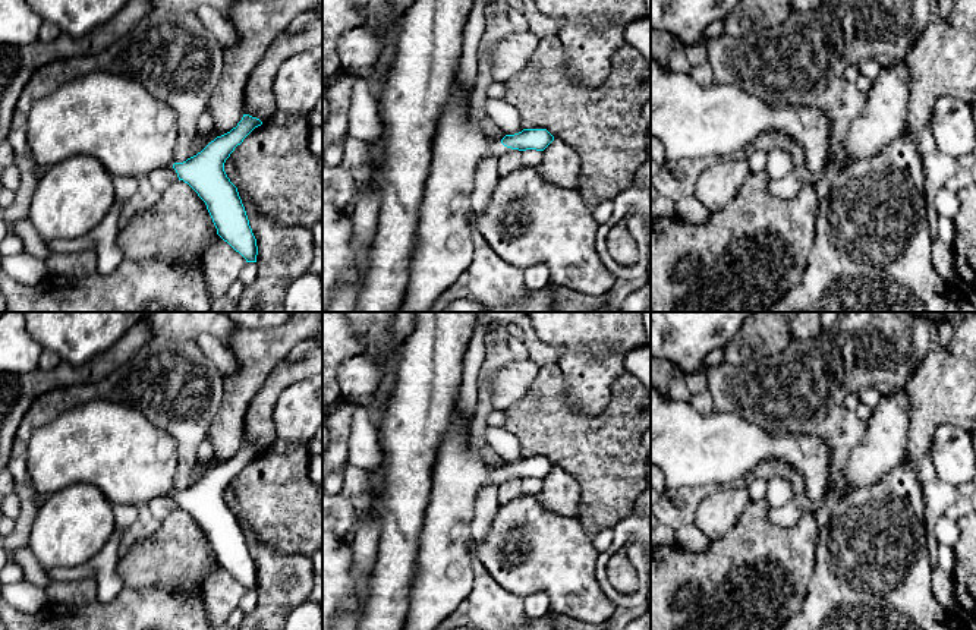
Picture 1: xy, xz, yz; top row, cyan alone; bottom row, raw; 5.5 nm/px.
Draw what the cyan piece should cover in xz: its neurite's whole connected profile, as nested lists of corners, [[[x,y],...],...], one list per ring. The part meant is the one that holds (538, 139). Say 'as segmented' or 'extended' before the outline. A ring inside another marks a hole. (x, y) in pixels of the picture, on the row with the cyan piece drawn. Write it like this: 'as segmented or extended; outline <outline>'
extended; outline [[[454,79],[432,139],[409,280],[397,312],[428,312],[440,294],[470,268],[475,251],[472,193],[479,161],[498,158],[506,147],[544,151],[552,141],[547,129],[523,129],[501,141],[489,138],[473,113],[470,98]]]

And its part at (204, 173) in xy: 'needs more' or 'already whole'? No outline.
needs more

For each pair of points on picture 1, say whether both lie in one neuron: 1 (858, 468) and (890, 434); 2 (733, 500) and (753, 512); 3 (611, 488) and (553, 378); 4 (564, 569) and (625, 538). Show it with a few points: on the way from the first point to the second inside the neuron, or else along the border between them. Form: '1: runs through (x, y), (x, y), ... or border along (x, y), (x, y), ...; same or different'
1: runs through (866, 459), (882, 443); same
2: border along (749, 500), (736, 523), (724, 535); different
3: runs through (595, 460), (553, 418), (553, 406); same
4: border along (598, 553), (597, 580), (601, 586); different

